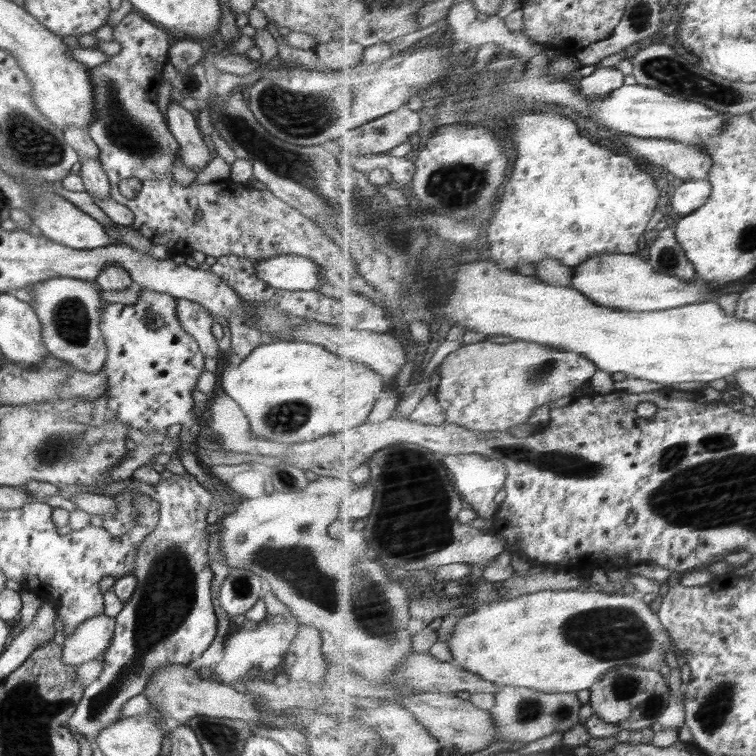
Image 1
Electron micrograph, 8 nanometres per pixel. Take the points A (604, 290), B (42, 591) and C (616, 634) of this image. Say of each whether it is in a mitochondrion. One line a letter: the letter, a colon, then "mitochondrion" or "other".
A: other
B: other
C: mitochondrion

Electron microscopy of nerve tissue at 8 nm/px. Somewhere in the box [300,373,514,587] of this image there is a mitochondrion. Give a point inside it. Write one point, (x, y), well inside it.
(434, 514)

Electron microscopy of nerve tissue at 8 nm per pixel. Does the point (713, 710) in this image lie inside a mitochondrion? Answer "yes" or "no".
yes

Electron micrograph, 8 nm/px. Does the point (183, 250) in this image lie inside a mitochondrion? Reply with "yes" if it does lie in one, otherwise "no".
no

